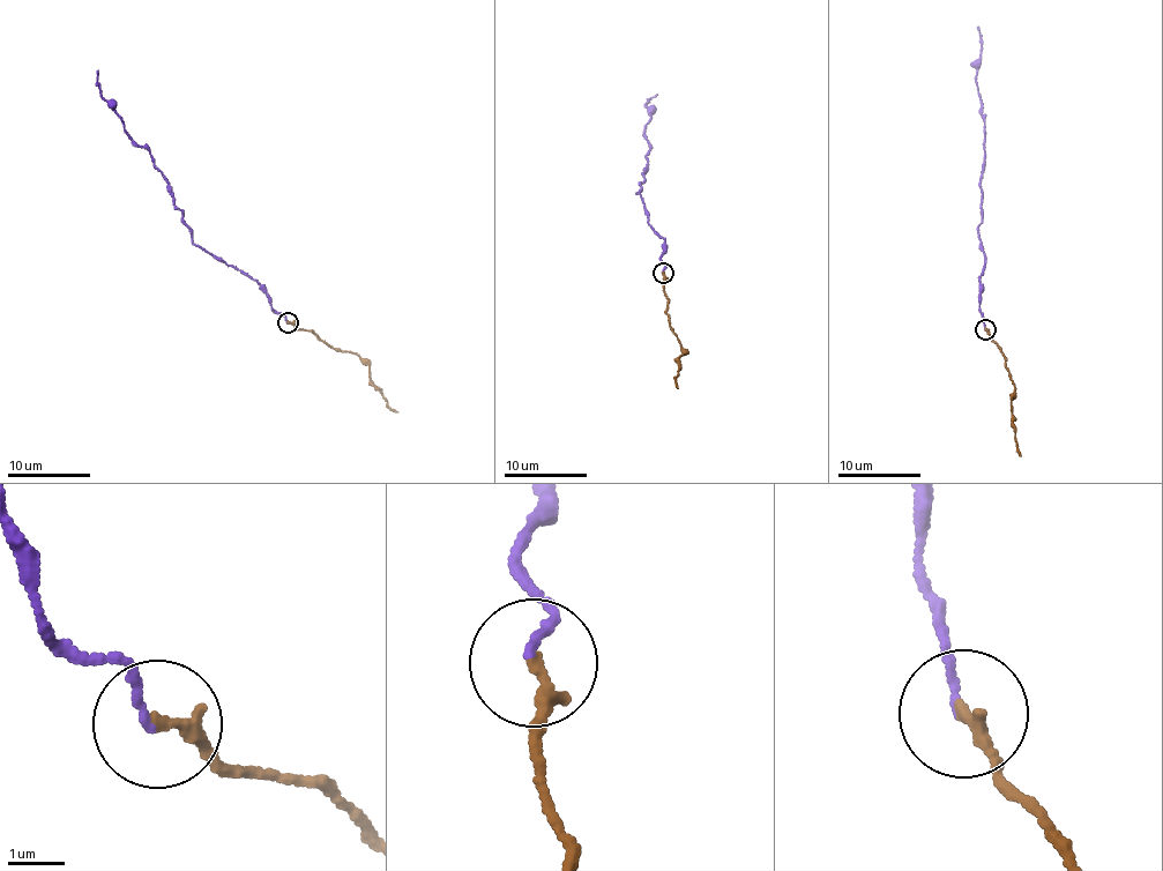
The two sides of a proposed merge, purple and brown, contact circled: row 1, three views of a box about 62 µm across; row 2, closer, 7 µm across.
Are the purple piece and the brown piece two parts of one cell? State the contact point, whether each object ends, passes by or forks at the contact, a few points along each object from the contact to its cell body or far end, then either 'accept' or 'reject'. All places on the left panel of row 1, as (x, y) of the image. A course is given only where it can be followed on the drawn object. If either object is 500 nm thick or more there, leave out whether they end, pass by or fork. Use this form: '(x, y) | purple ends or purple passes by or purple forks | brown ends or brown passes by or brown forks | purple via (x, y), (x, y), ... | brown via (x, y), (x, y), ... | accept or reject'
(288, 322) | purple ends | brown ends | purple via (288, 324), (265, 288), (191, 238), (168, 178), (99, 94), (97, 71) | brown via (289, 322), (335, 349), (356, 355), (367, 367), (371, 384), (397, 411) | accept

